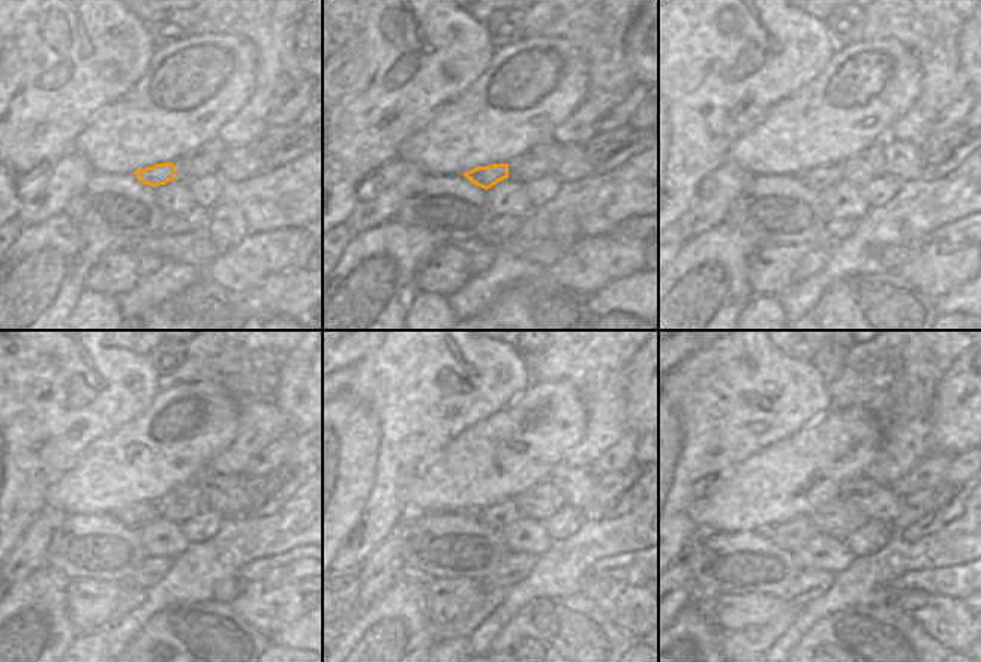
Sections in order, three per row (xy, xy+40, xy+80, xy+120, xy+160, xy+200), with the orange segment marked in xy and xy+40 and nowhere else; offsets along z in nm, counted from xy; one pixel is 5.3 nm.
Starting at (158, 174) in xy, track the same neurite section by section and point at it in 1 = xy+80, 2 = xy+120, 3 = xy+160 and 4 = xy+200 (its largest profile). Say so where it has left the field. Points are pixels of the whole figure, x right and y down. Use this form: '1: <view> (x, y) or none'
1: xy+80 (818, 177)
2: xy+120 (141, 514)
3: xy+160 (473, 526)
4: xy+200 (792, 535)

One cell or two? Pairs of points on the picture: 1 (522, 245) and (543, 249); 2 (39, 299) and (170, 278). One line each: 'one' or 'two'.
1: one
2: two

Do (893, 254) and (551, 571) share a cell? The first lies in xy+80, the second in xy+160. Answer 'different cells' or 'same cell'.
different cells

